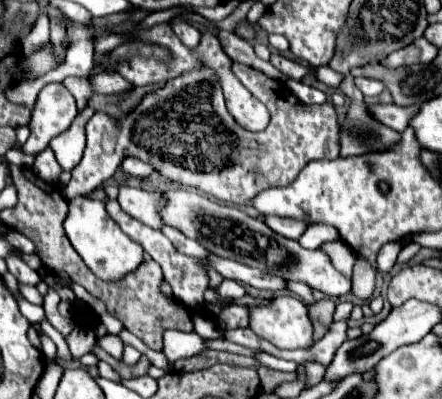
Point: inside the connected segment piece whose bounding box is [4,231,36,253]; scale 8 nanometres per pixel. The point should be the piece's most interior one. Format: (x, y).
(24, 244)

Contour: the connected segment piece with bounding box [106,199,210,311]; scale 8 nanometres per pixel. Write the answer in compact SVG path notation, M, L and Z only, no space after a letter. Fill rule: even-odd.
M106 199L106 211L108 211L110 217L120 225L120 229L122 229L128 237L132 237L136 243L140 243L142 249L162 267L166 281L172 285L174 297L176 297L180 303L184 303L188 309L200 311L200 309L204 307L204 291L206 291L208 285L210 285L210 277L208 277L208 273L206 273L206 267L210 265L208 259L196 259L196 257L188 257L188 255L178 253L178 251L172 247L172 243L170 243L168 237L164 237L164 235L162 235L160 231L156 231L156 229L150 229L148 225L140 223L138 219L132 219L130 215L126 215L126 213L120 209L118 201Z

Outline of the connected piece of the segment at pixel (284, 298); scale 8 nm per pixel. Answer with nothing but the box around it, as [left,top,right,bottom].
[250,295,314,349]

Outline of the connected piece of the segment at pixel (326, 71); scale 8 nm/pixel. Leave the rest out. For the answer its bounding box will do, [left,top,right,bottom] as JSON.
[316,65,342,87]

